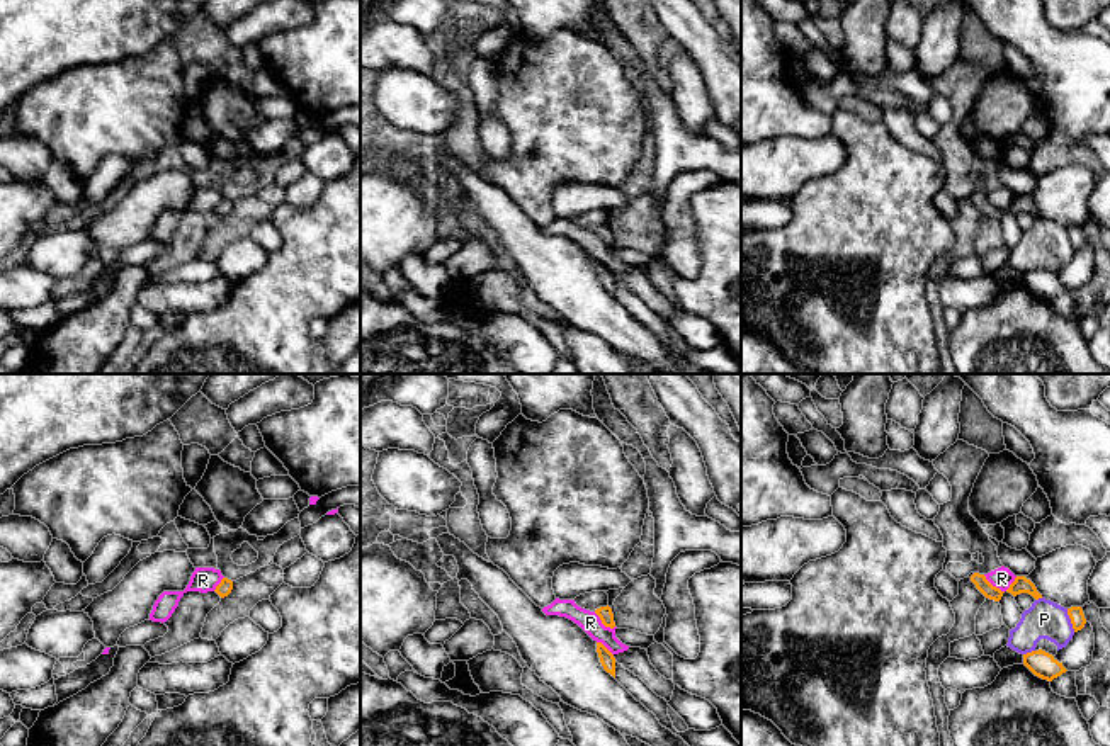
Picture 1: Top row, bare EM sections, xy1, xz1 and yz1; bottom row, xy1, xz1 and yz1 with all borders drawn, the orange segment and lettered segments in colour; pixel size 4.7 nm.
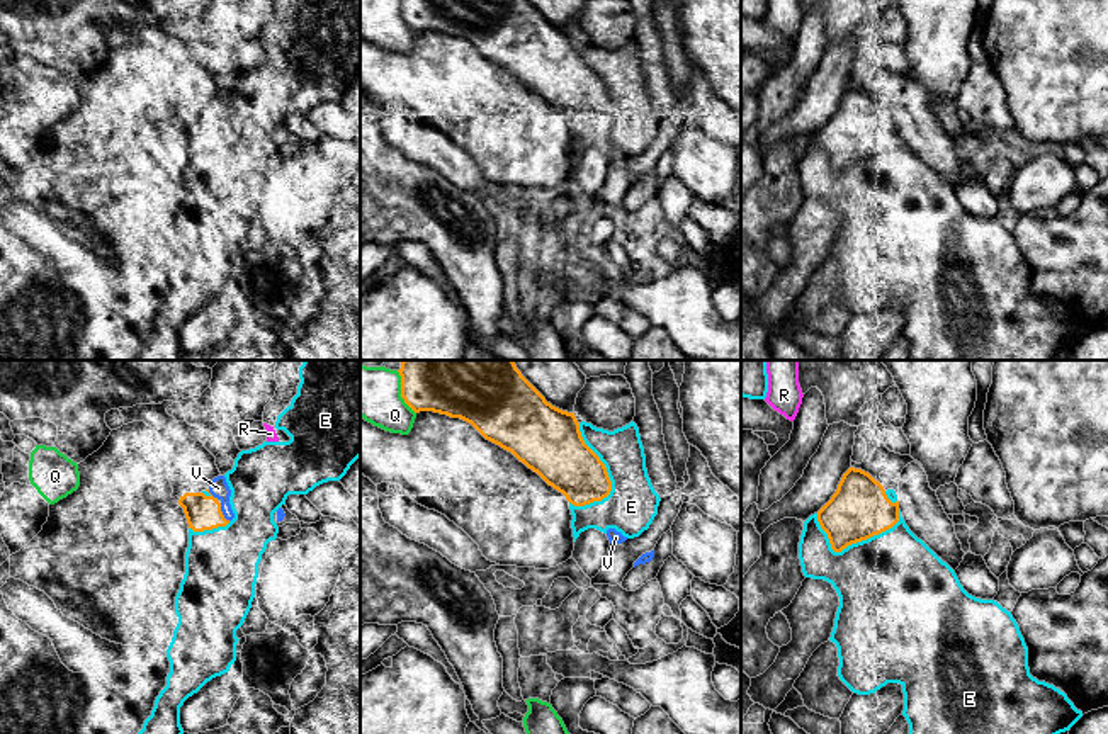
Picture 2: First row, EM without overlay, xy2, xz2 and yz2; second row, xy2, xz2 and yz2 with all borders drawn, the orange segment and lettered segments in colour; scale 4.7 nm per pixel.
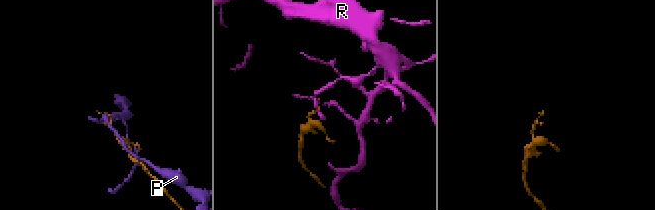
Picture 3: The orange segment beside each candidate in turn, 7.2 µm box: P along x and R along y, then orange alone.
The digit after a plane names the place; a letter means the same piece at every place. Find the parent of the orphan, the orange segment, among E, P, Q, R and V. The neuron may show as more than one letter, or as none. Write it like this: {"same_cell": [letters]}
{"same_cell": ["V"]}

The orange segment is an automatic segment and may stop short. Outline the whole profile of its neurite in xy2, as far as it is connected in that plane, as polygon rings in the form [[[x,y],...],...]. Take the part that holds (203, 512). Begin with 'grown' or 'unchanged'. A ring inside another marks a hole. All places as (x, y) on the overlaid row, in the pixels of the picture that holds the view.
grown | [[[224,476],[214,477],[206,491],[207,496],[204,493],[185,493],[178,500],[189,528],[194,532],[226,527],[235,518],[229,505],[231,489]]]

